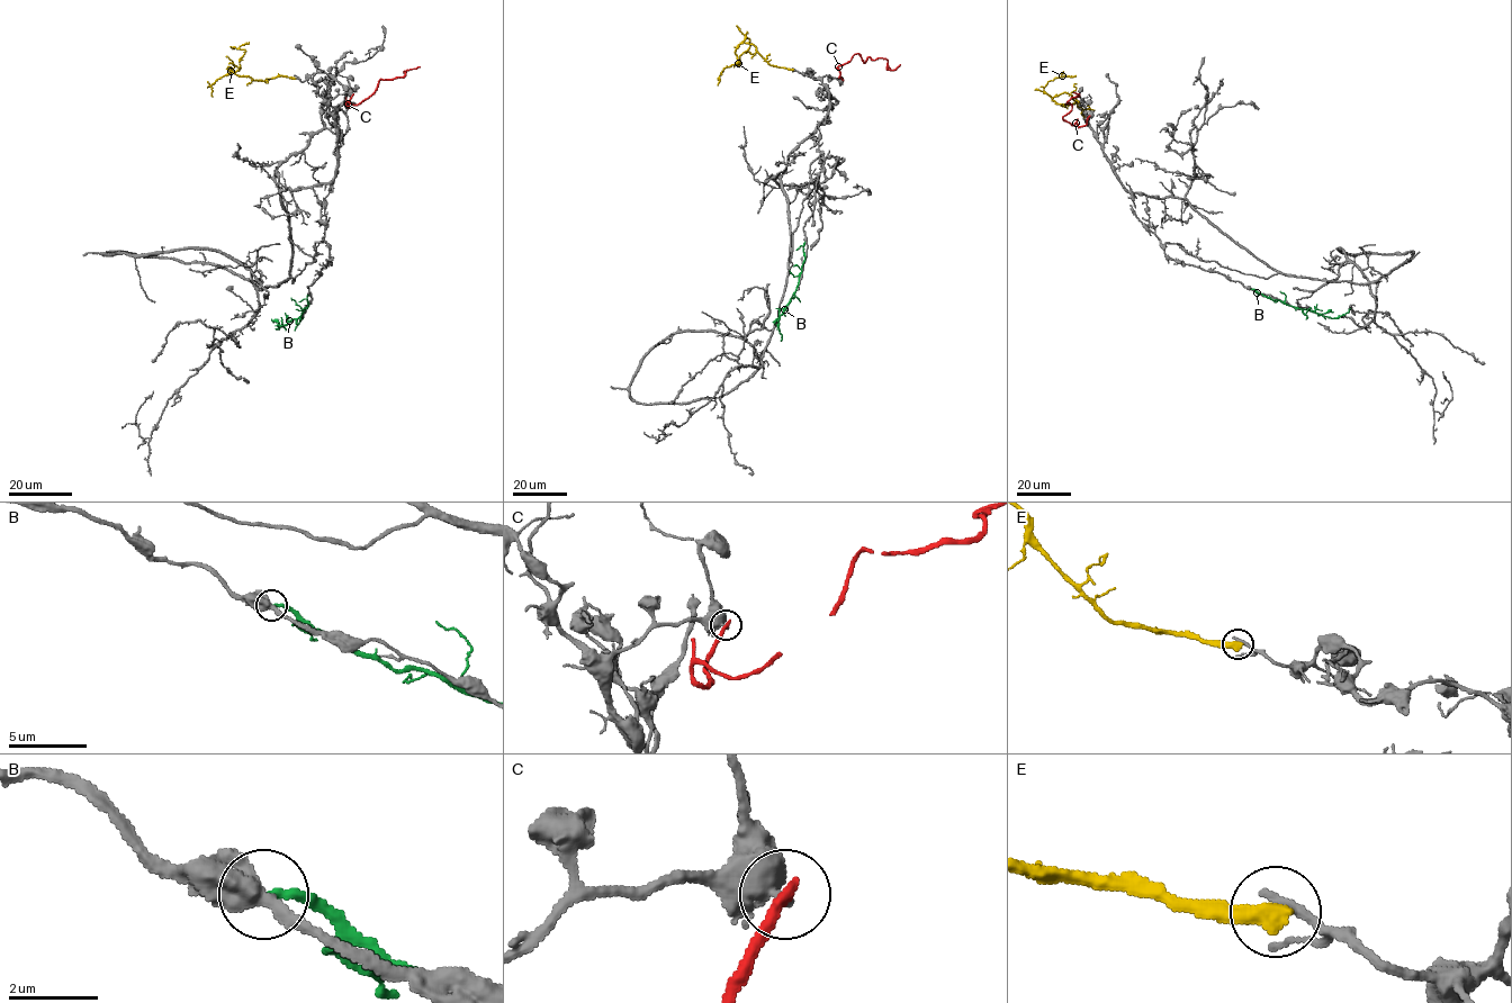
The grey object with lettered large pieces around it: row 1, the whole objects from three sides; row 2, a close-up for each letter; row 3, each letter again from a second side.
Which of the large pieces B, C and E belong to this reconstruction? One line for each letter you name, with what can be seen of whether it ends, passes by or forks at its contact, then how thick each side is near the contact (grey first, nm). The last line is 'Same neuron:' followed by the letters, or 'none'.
Same neuron: none

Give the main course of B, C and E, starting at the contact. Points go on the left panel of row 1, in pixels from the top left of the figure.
B: (308, 295), (308, 306), (298, 318), (278, 328), (282, 324), (280, 317)
C: (352, 93), (349, 106), (347, 105), (348, 101), (359, 105), (381, 79), (402, 77), (420, 66)
E: (295, 78), (277, 75), (253, 80), (235, 74), (230, 66), (231, 71), (207, 88)

